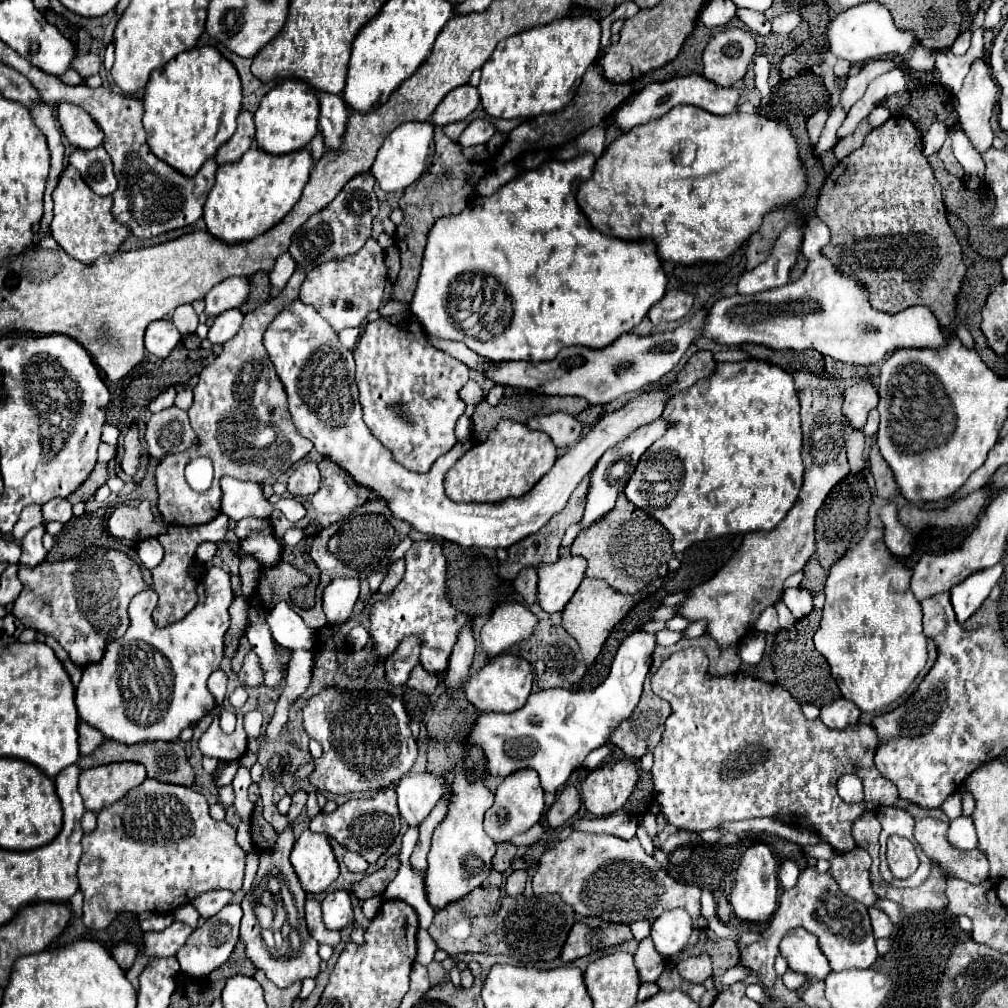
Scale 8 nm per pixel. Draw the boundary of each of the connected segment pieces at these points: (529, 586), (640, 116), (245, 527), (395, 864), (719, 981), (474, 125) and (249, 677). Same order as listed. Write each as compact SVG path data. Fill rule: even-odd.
M525 567L519 577L513 581L515 591L523 597L527 605L533 605L537 601L537 573L533 567Z
M687 75L687 77L677 77L673 81L667 81L667 83L651 83L643 91L639 91L637 95L629 97L615 111L613 121L623 131L629 131L635 125L643 125L643 123L649 123L651 119L663 117L675 105L685 105L685 103L695 105L695 107L699 107L707 113L713 113L713 115L729 115L729 113L735 113L735 109L739 105L739 91L733 89L733 87L719 87L711 81L707 81L703 75Z
M245 517L245 519L241 519L241 521L235 525L235 529L233 529L233 533L235 533L239 539L241 539L241 537L247 537L247 535L253 533L253 531L273 533L269 519L257 519L257 517Z
M399 853L391 855L385 863L383 869L375 871L373 875L367 875L363 877L359 883L353 885L353 893L357 899L365 901L365 899L371 899L371 897L377 897L377 895L383 895L385 893L385 885L389 885L389 881L393 881L393 877L397 875L397 869L399 869Z
M735 965L733 969L727 969L723 975L713 975L713 987L719 989L719 985L733 985L735 981L745 981L751 973L745 973L743 967Z
M473 119L467 129L463 131L463 135L459 137L459 145L461 147L471 147L471 145L481 145L487 143L493 133L495 133L495 125L489 119Z
M249 651L245 655L245 661L243 661L243 667L239 671L239 681L245 685L245 687L259 687L263 683L263 673L259 669L259 659L253 651Z

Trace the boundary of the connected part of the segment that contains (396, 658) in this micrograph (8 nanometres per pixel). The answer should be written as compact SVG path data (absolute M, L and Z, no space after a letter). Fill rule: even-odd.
M405 637L405 641L399 643L395 653L385 659L385 673L389 685L405 685L411 669L419 663L419 645L421 641L417 641L417 637Z

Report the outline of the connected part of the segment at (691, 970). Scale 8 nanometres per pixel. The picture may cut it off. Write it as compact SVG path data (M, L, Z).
M701 953L697 957L689 957L677 963L677 969L683 979L691 983L703 983L711 977L711 957L707 953Z

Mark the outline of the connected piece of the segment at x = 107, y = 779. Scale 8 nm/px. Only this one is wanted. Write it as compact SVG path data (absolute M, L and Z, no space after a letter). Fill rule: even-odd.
M109 763L85 769L79 777L79 793L85 809L99 813L119 801L125 793L145 781L145 767L139 763Z

